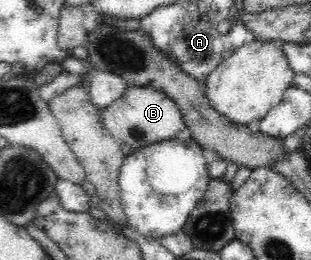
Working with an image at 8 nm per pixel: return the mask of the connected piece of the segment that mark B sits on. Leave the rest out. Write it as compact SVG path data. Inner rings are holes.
M150 87L127 88L123 96L105 107L99 107L99 110L101 122L108 133L119 144L129 145L133 150L171 139L187 129L177 104L164 92Z

